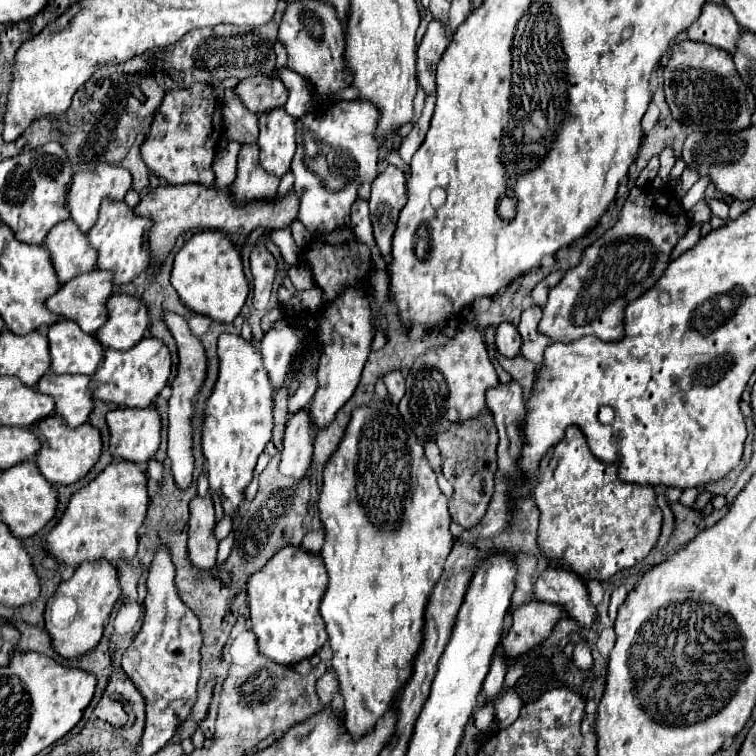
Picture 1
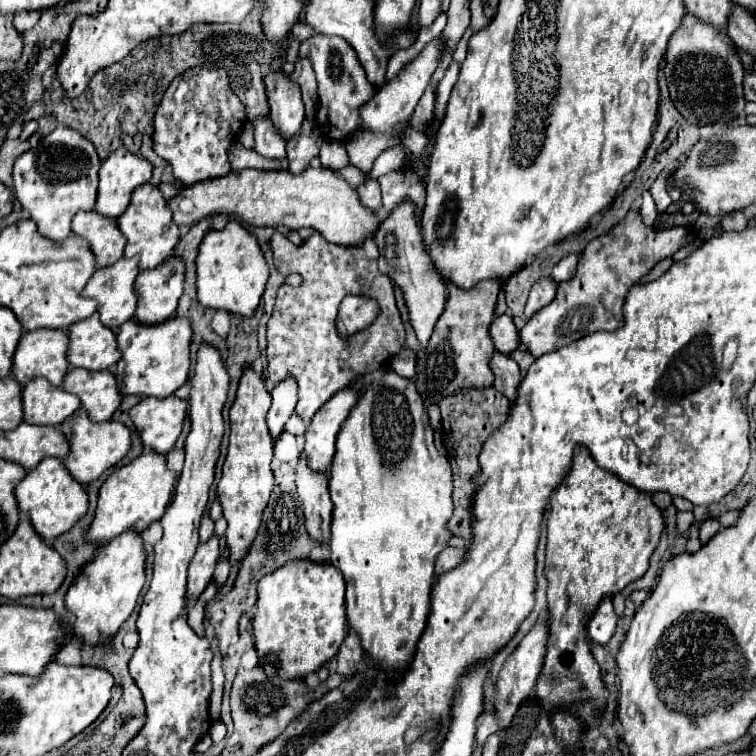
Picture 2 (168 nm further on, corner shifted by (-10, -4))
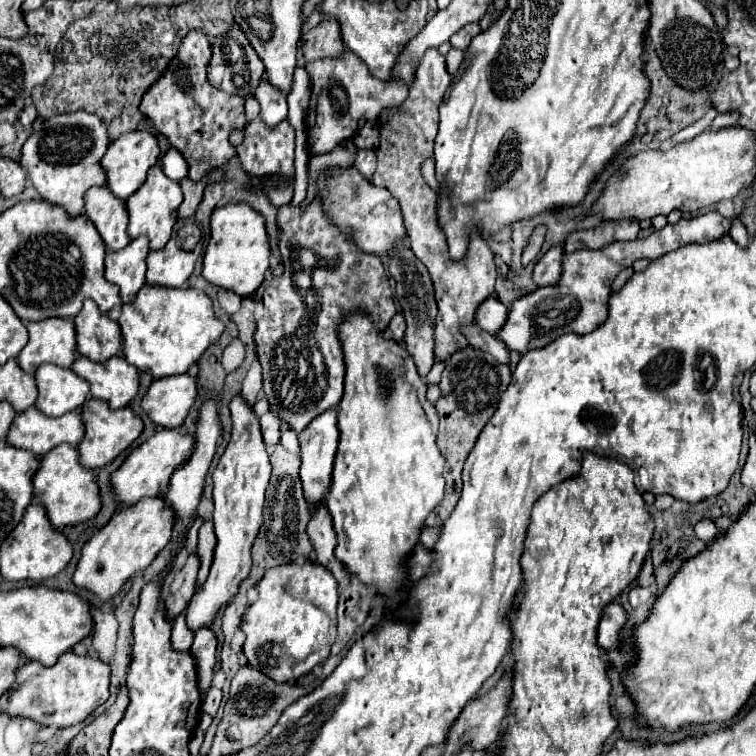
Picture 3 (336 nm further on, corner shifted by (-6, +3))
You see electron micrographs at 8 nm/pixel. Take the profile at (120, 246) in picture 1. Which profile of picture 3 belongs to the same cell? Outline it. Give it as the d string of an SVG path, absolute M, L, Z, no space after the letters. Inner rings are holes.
M152 166L148 170L146 182L126 200L128 214L130 214L130 224L128 224L128 236L138 238L138 236L148 236L150 238L150 250L160 250L166 246L170 240L172 228L178 220L178 206L182 202L182 190L178 182L172 182L160 166Z

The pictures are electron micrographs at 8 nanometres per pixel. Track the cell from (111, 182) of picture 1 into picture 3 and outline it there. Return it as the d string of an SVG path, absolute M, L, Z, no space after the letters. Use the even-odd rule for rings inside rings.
M134 130L134 132L126 132L122 134L118 140L114 140L108 146L108 152L102 158L102 166L106 168L108 174L108 188L118 196L118 198L128 198L134 194L136 188L142 186L142 182L146 180L146 172L150 166L156 164L160 156L160 148L156 142L156 136L148 130Z

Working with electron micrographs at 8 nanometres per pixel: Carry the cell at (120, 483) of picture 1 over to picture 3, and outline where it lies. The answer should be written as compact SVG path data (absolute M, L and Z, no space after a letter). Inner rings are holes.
M176 428L158 430L144 444L134 448L130 456L124 460L124 464L112 474L112 486L114 486L116 500L130 506L130 504L136 504L140 498L158 496L162 492L168 492L170 476L178 470L178 466L182 466L190 458L192 450L194 450L192 434L182 434Z

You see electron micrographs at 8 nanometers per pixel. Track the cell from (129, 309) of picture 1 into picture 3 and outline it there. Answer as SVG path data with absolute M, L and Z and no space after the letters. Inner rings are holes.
M174 234L174 238L170 238L164 250L152 250L148 254L146 282L170 288L182 288L190 278L200 252L202 244L198 244L194 250L184 250L178 234Z

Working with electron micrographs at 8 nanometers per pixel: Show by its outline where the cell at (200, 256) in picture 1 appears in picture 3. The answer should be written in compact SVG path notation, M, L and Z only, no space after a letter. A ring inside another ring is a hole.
M226 204L212 212L210 230L212 238L204 254L202 276L220 288L234 290L240 296L254 294L270 266L270 242L264 216L248 204Z

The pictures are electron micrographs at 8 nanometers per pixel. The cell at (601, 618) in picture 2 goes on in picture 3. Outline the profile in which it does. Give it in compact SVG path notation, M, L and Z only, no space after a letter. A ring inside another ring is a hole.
M608 604L598 624L598 644L606 650L618 650L622 644L622 628L628 616L620 604Z

